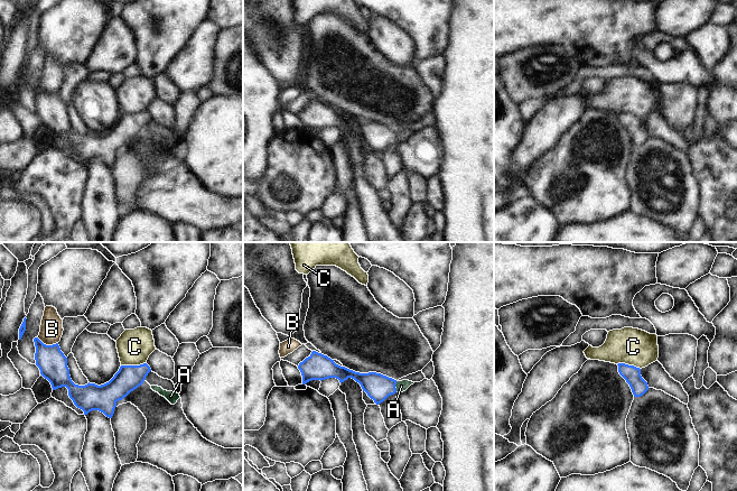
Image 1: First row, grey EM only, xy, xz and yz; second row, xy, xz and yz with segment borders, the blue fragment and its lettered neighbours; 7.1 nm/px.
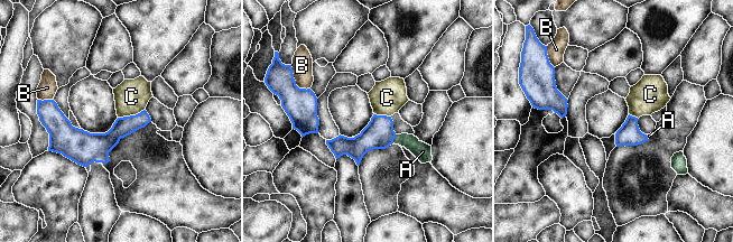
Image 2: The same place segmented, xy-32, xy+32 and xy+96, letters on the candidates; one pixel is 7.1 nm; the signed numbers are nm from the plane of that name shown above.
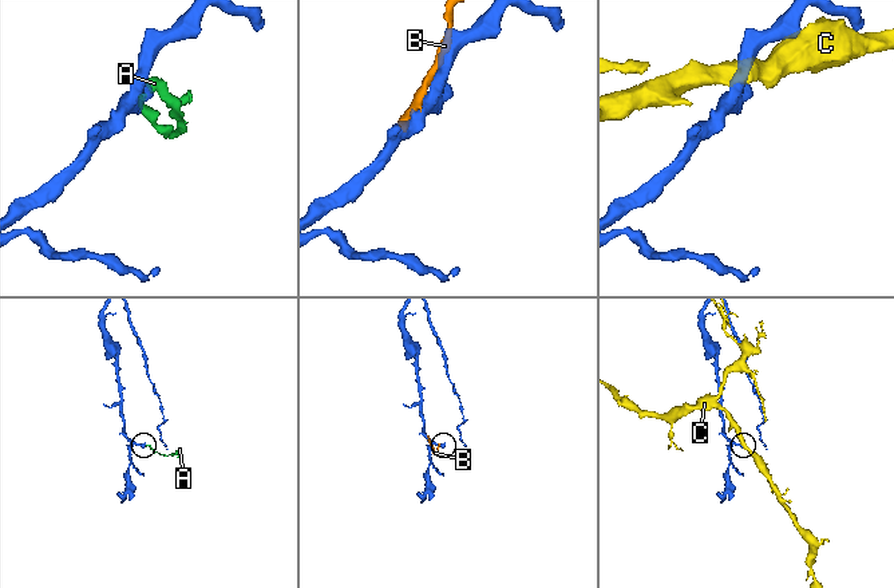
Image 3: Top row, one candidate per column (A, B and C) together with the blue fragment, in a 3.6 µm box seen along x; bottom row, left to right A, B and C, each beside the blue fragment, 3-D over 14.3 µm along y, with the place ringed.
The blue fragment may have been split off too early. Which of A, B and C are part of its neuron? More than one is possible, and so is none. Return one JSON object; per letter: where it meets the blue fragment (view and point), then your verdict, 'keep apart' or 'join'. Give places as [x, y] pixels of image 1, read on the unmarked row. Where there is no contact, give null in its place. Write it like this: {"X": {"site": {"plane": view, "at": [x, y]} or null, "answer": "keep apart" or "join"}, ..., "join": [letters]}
{"A": {"site": {"plane": "xz", "at": [394, 136]}, "answer": "join"}, "B": {"site": {"plane": "xy", "at": [47, 94]}, "answer": "keep apart"}, "C": {"site": {"plane": "xy", "at": [133, 114]}, "answer": "keep apart"}, "join": ["A"]}

